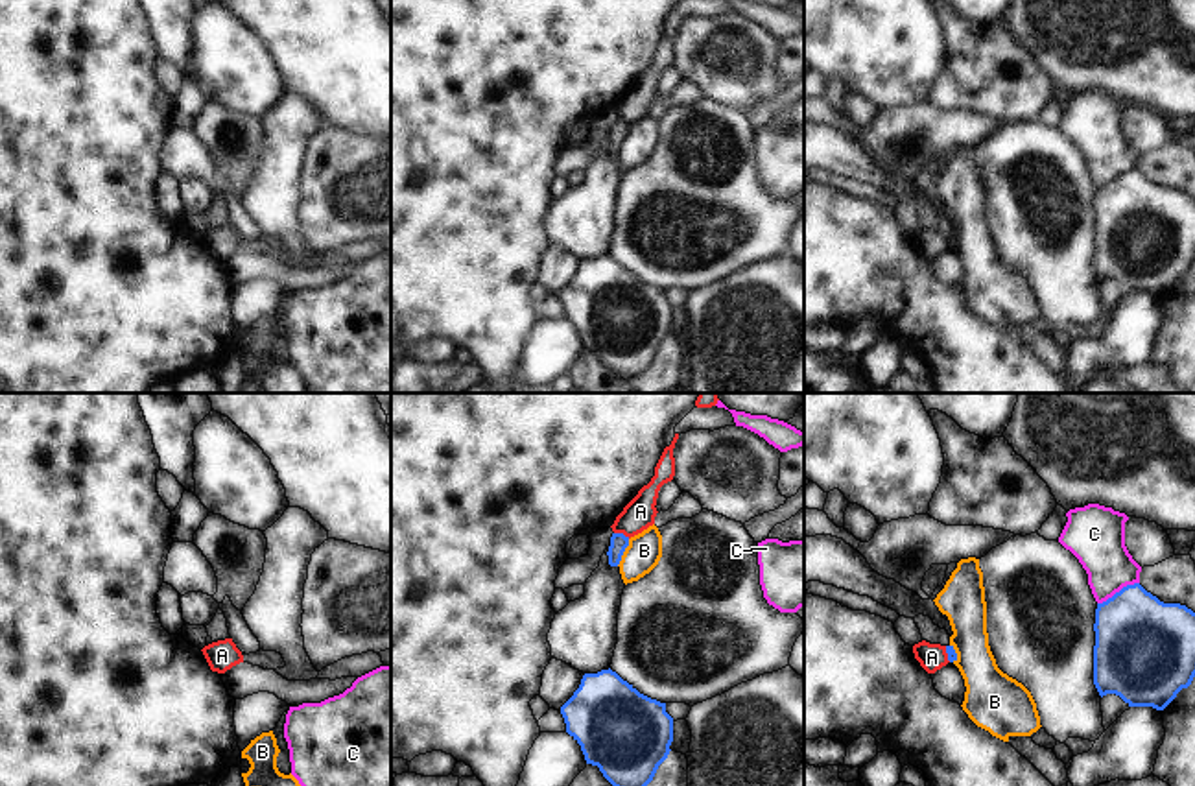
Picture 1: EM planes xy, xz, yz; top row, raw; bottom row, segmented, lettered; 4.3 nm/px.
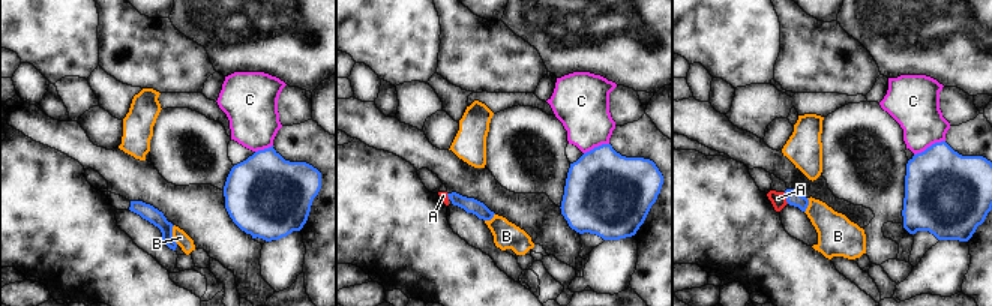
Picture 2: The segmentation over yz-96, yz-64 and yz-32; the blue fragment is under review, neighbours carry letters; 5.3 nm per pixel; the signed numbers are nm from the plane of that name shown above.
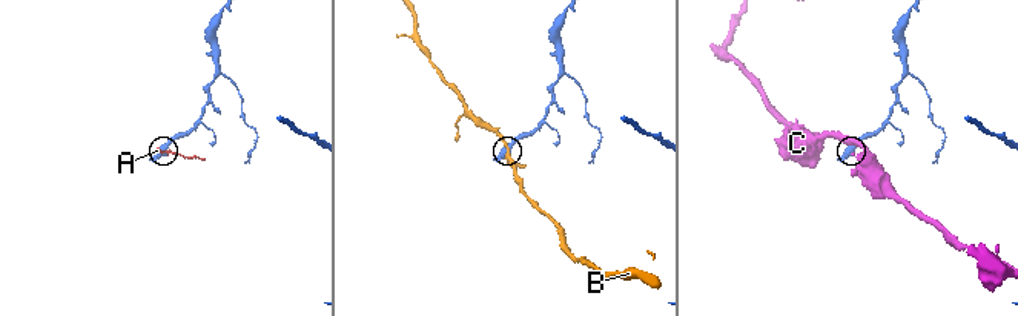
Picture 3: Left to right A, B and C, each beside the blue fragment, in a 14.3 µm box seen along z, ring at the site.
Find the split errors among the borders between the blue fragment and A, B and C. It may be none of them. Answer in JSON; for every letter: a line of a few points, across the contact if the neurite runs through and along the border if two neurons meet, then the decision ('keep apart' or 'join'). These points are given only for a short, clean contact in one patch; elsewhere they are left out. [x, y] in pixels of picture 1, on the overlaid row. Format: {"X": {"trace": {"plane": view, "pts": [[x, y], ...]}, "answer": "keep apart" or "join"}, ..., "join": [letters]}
{"A": {"trace": {"plane": "xz", "pts": [[615, 532], [629, 537]]}, "answer": "keep apart"}, "B": {"trace": {"plane": "xz", "pts": [[629, 539], [616, 565]]}, "answer": "keep apart"}, "C": {"trace": {"plane": "yz", "pts": [[1138, 582], [1124, 585], [1098, 604]]}, "answer": "keep apart"}, "join": []}

